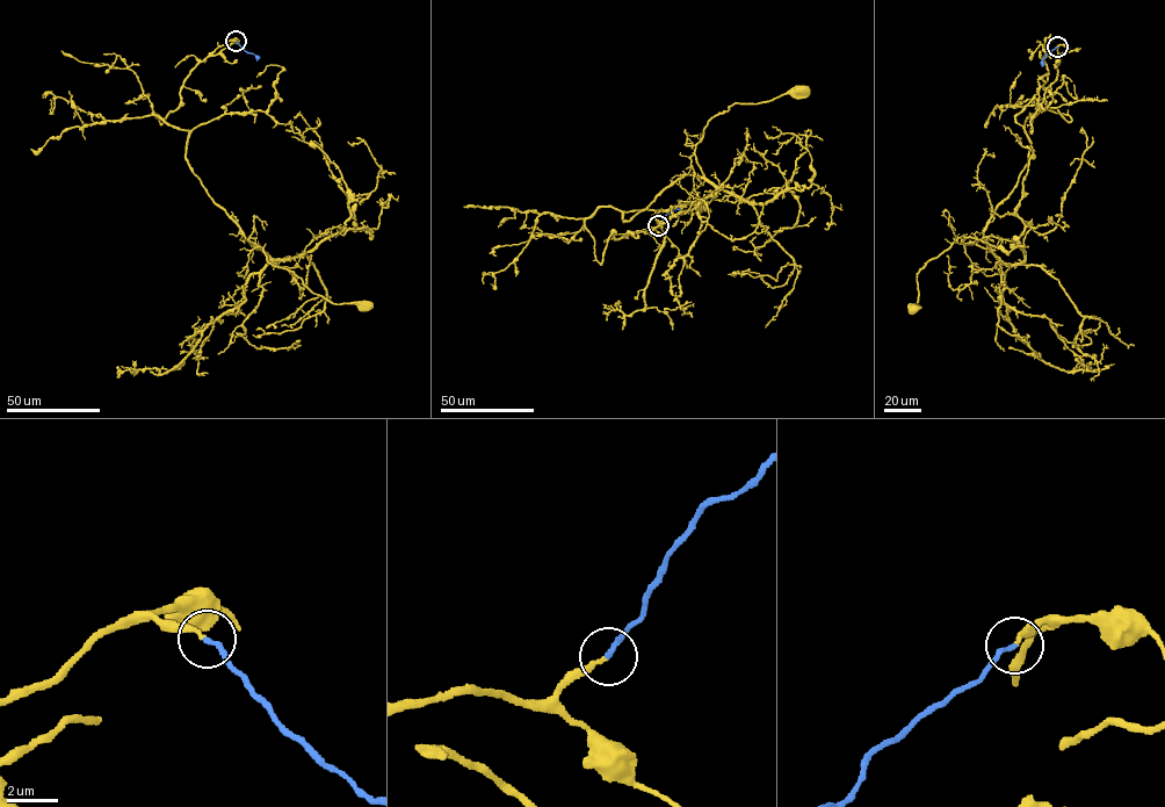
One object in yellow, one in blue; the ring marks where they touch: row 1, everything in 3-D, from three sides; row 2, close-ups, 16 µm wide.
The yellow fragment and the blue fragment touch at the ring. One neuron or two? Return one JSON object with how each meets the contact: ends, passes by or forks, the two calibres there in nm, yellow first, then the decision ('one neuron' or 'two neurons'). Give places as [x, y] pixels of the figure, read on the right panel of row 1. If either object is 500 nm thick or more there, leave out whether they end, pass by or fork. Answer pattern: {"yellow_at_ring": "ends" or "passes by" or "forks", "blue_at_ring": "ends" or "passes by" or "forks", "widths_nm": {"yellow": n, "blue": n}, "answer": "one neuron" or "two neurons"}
{"yellow_at_ring": "ends", "blue_at_ring": "ends", "widths_nm": {"yellow": 200, "blue": 190}, "answer": "one neuron"}

